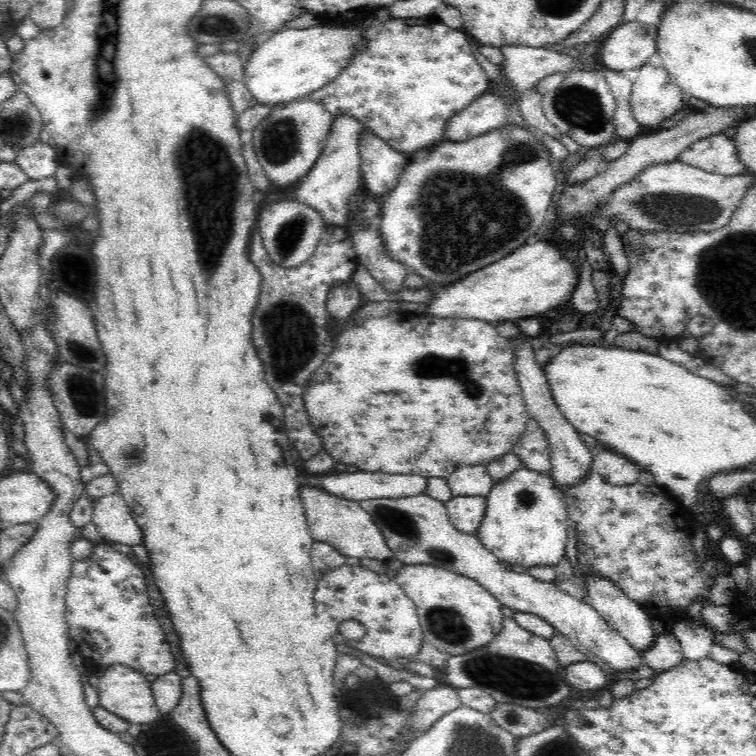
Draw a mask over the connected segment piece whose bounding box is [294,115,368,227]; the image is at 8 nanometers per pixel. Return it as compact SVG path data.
M340 115L335 117L332 121L329 137L322 150L322 154L320 154L318 160L314 163L314 166L311 167L310 172L300 180L300 183L296 186L296 190L294 190L294 201L304 203L307 206L314 208L323 217L323 220L327 225L346 226L348 219L350 218L350 196L352 196L358 188L363 187L361 156L358 142L360 142L360 134L366 132L367 129L366 125L350 115Z

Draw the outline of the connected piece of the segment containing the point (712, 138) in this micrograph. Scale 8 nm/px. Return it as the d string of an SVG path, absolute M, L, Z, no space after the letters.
M716 133L693 142L676 159L709 173L732 176L746 173L746 165L738 156L733 137Z

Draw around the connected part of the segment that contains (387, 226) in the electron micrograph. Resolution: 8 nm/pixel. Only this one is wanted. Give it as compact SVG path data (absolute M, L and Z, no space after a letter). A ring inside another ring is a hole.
M510 122L465 141L439 142L426 160L408 162L398 184L380 199L380 235L386 253L426 282L430 280L440 286L462 280L466 274L504 258L518 246L524 246L544 224L556 188L556 168L550 160L550 151L537 131Z

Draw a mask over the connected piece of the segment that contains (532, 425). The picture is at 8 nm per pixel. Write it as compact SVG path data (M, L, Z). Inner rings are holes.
M530 418L520 440L513 446L524 467L551 474L551 451L543 428Z

